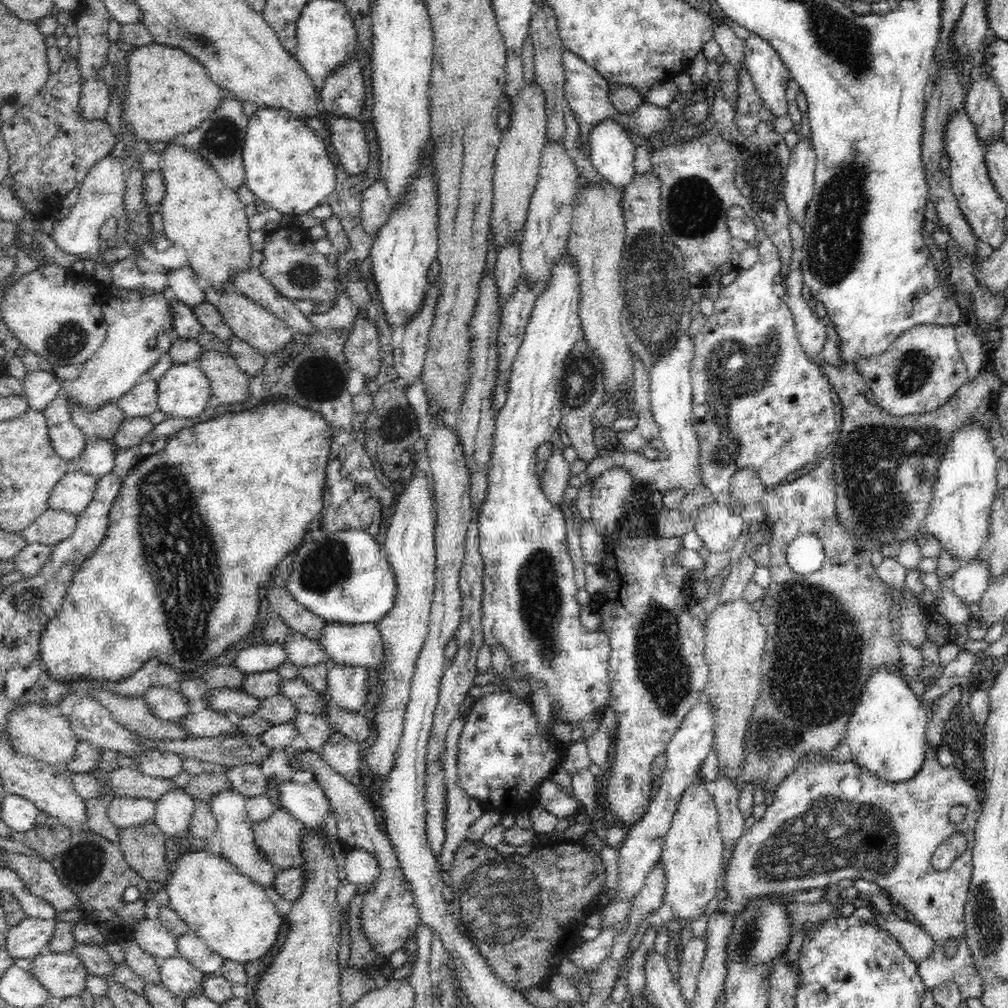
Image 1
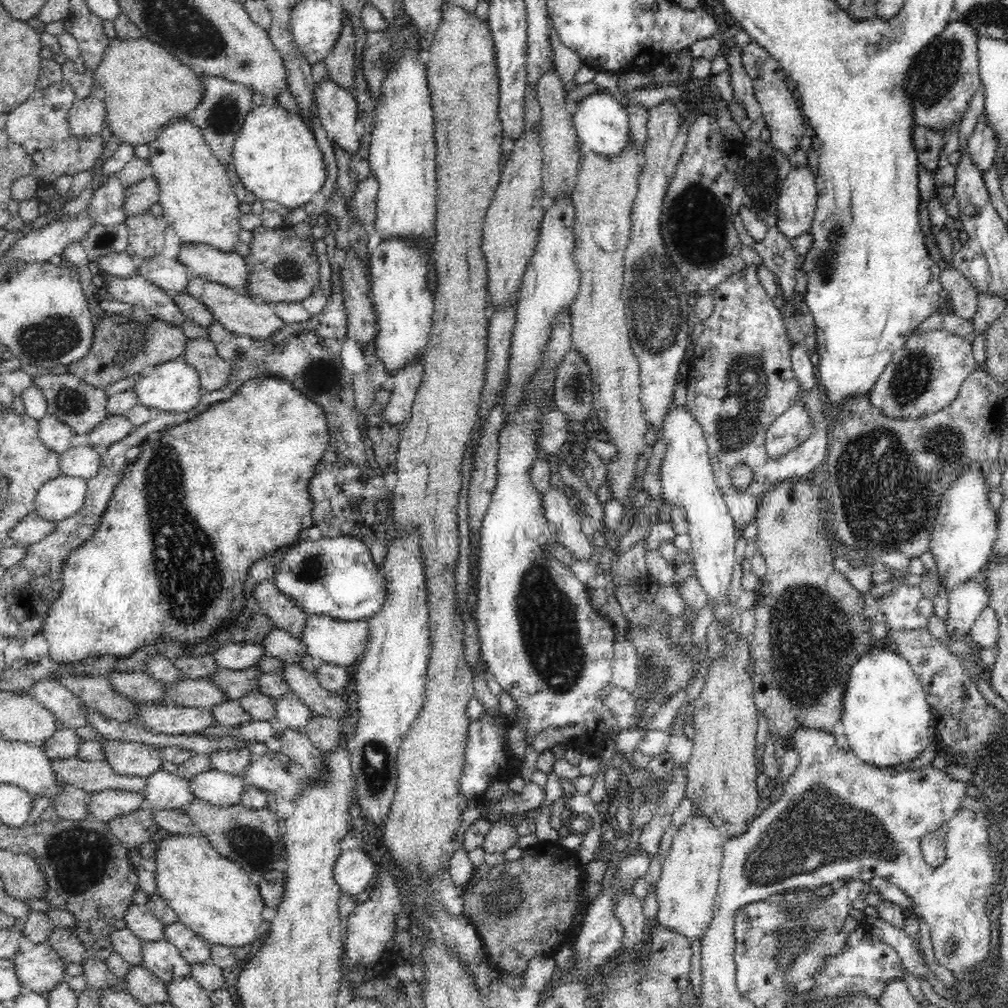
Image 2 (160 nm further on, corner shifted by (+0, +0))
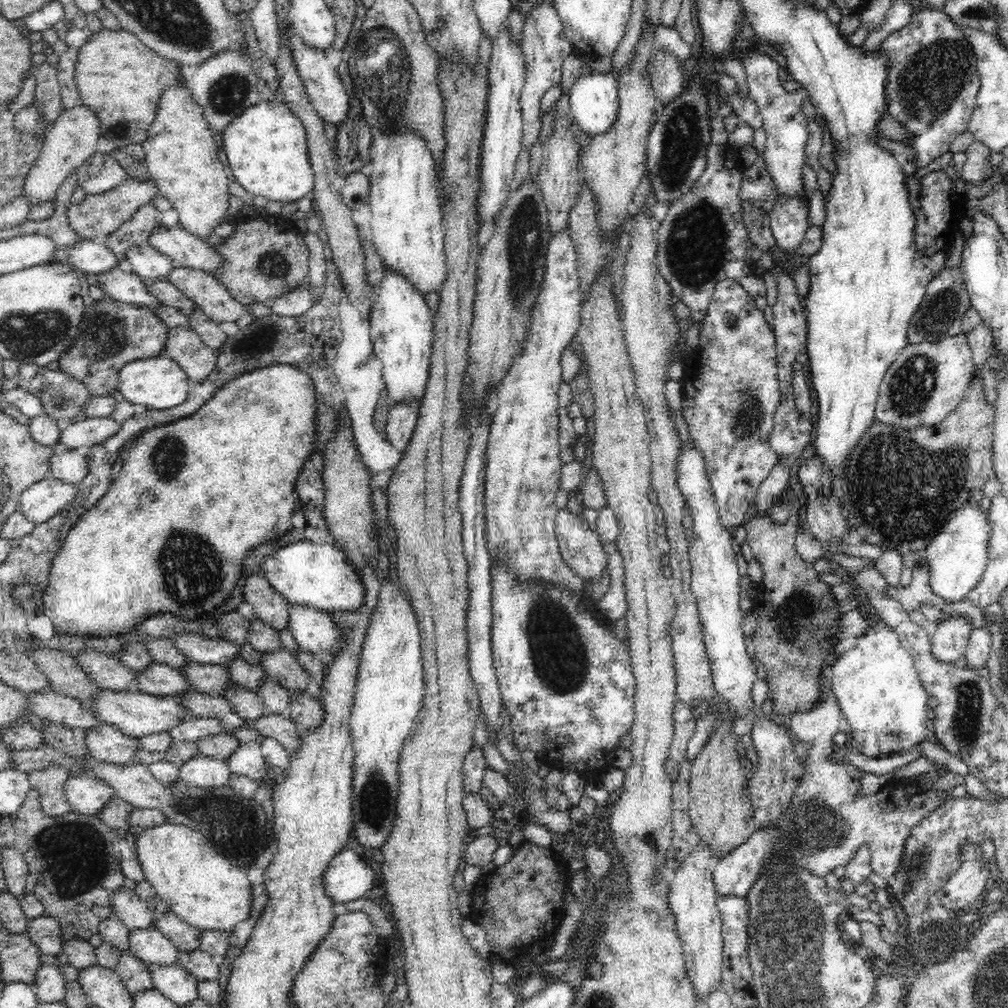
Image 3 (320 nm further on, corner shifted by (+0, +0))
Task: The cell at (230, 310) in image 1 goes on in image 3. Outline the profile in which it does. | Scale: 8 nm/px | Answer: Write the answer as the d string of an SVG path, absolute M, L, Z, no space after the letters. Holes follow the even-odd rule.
M176 266L168 281L186 295L196 309L213 322L236 323L240 315L250 315L248 306L234 299L226 286L202 270Z

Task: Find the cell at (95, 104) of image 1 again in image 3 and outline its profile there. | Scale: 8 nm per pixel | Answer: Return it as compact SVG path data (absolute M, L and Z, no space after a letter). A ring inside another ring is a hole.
M76 106L63 109L60 116L52 121L52 126L45 136L40 156L34 161L23 182L23 195L30 204L43 204L52 200L60 185L78 166L96 153L96 142L101 136L100 119L89 106Z

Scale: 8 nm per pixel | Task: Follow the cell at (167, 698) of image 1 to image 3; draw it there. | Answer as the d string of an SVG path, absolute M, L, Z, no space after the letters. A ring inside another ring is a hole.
M83 649L73 656L85 676L100 689L130 691L134 689L136 671L128 668L121 660L94 649Z

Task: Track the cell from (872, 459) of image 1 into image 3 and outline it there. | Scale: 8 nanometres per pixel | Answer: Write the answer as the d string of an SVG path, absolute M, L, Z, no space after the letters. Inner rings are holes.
M973 378L958 406L934 426L904 429L875 419L847 455L846 466L840 474L842 486L835 492L848 524L868 544L898 550L902 554L925 550L958 506L970 500L970 491L982 489L986 481L995 476L994 421L995 407L986 402L983 378Z

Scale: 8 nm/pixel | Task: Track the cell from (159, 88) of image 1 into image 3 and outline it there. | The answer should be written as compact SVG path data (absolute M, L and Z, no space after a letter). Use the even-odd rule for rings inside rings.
M103 27L99 32L92 33L86 44L78 50L74 80L82 105L89 106L100 119L102 138L110 140L114 149L122 149L128 144L141 144L146 140L158 110L161 94L176 85L178 81L184 81L184 77L180 65L152 51L140 42L134 33L124 29L108 30Z

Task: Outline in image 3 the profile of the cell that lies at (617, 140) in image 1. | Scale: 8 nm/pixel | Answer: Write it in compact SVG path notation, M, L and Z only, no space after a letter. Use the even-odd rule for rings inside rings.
M589 71L586 76L579 73L575 79L571 80L569 103L569 116L574 119L578 128L582 129L582 132L586 133L590 138L610 130L617 120L619 107L618 83L614 75L612 75L612 71Z

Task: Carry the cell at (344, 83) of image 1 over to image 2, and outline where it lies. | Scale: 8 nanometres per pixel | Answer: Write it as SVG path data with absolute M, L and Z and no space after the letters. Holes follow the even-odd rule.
M344 11L340 37L338 37L332 52L325 58L324 62L330 79L344 89L348 89L352 94L354 72L356 72L356 56L354 25Z

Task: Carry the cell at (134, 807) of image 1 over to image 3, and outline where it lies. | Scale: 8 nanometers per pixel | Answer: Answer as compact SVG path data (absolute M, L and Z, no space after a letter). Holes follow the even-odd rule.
M92 775L70 776L64 783L64 795L70 811L82 815L98 815L116 796L108 784Z

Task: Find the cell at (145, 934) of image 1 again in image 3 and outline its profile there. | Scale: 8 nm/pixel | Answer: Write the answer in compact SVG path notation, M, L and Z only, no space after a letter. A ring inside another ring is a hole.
M120 888L112 896L113 914L129 929L148 929L155 921L155 914L135 889Z

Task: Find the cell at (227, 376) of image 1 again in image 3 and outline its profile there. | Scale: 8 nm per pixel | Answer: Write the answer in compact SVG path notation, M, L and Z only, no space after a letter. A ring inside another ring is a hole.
M189 328L169 330L164 354L182 367L193 384L204 382L217 366L216 351Z

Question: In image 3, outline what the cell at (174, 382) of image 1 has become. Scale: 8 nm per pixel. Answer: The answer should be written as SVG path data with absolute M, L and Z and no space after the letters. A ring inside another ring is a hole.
M166 354L126 363L118 373L118 389L123 399L148 409L164 410L182 404L193 388L182 367Z

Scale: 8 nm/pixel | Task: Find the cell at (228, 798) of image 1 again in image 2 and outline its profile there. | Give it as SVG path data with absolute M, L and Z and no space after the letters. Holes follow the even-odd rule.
M216 769L194 776L189 783L190 789L199 800L221 808L240 804L242 792L246 788L246 784L238 776Z

